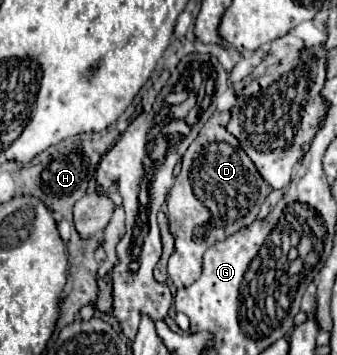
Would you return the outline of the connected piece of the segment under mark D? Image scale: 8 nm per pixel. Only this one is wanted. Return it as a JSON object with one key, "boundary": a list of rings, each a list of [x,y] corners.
{"boundary":[[[213,113],[203,125],[183,155],[181,173],[167,195],[169,231],[175,239],[175,253],[169,257],[167,273],[177,289],[189,287],[199,277],[201,257],[207,247],[255,221],[261,203],[271,191],[269,183],[239,147],[239,141],[225,131],[227,119],[229,113]]]}

